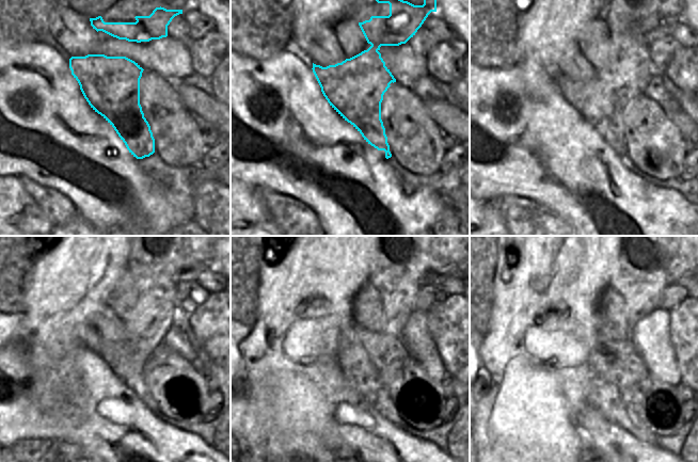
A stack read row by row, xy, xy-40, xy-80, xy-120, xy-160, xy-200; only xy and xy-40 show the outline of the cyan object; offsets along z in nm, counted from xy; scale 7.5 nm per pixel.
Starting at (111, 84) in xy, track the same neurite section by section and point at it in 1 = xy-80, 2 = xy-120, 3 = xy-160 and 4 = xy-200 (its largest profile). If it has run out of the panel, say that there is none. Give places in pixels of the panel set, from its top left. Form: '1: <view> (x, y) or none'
1: xy-80 (632, 18)
2: xy-120 (158, 257)
3: xy-160 (403, 258)
4: xy-200 (649, 257)

